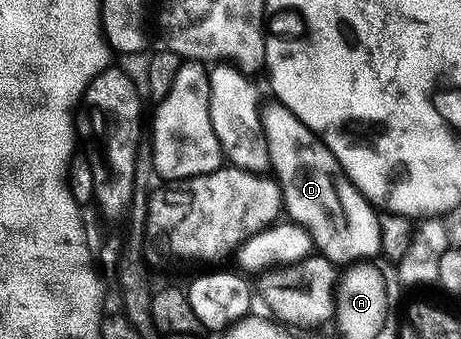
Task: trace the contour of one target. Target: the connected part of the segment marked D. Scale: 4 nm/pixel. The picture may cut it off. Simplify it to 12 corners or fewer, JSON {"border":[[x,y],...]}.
{"border":[[264,102],[286,218],[333,264],[382,252],[380,216],[284,103]]}

